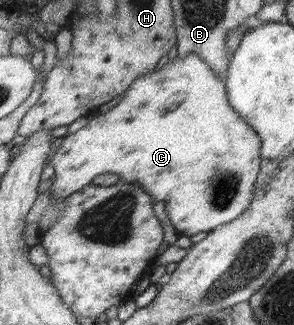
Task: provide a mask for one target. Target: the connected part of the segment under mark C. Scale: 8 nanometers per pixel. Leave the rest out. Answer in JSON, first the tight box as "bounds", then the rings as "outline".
{"bounds":[50,55,262,236],"outline":[[[188,55],[183,59],[174,58],[158,69],[152,70],[143,76],[140,76],[124,92],[123,100],[105,114],[91,115],[89,123],[81,128],[78,132],[67,134],[64,137],[62,148],[58,154],[50,160],[51,166],[55,170],[55,181],[52,184],[52,198],[69,198],[74,192],[81,191],[83,187],[92,184],[92,180],[100,174],[116,174],[120,176],[121,181],[134,183],[136,186],[143,186],[145,192],[150,192],[151,196],[159,202],[164,202],[168,218],[173,224],[179,235],[193,236],[199,232],[211,232],[214,228],[234,222],[239,216],[243,215],[250,208],[252,200],[255,199],[255,186],[258,182],[258,175],[262,166],[262,139],[250,128],[247,122],[235,112],[234,107],[230,104],[230,99],[226,95],[226,81],[218,79],[218,73],[213,71],[203,58],[197,55]]]}

